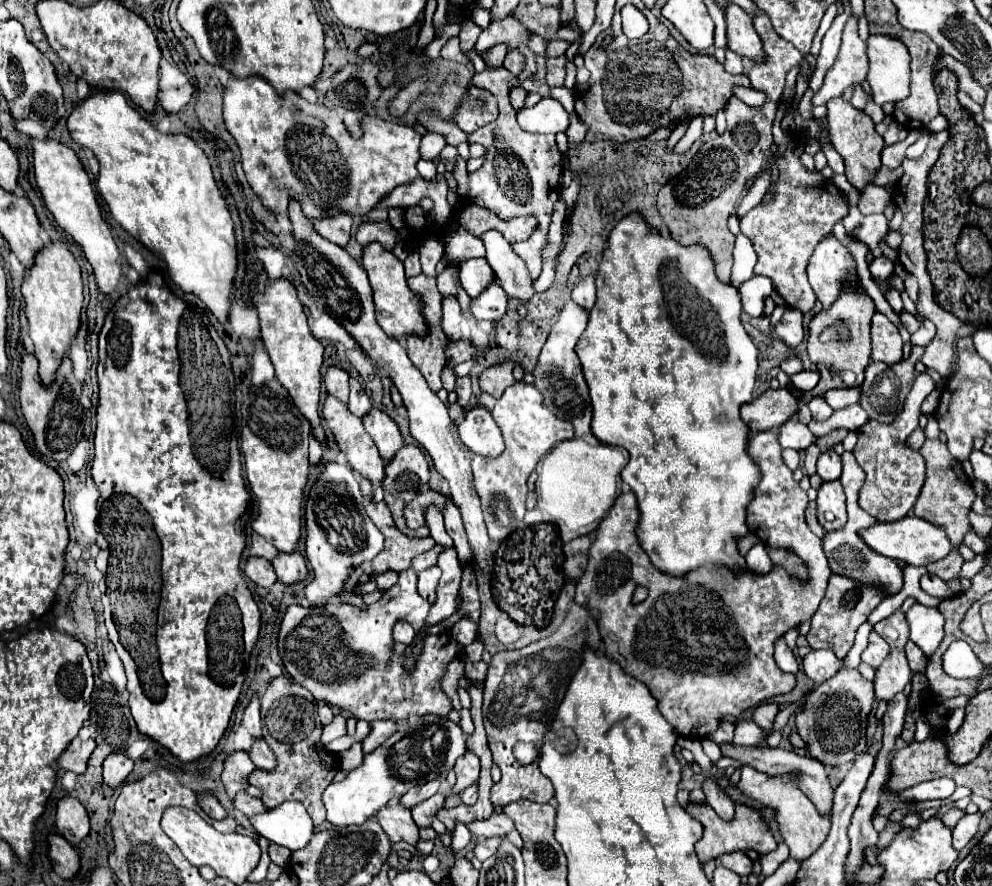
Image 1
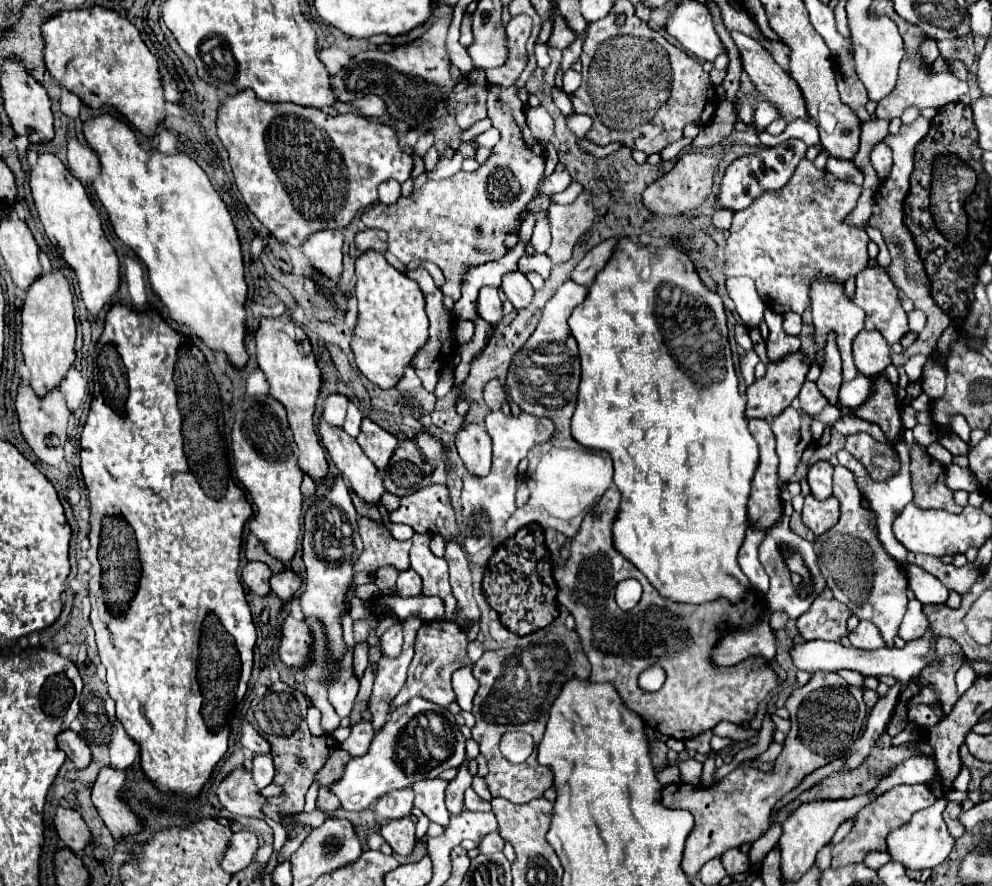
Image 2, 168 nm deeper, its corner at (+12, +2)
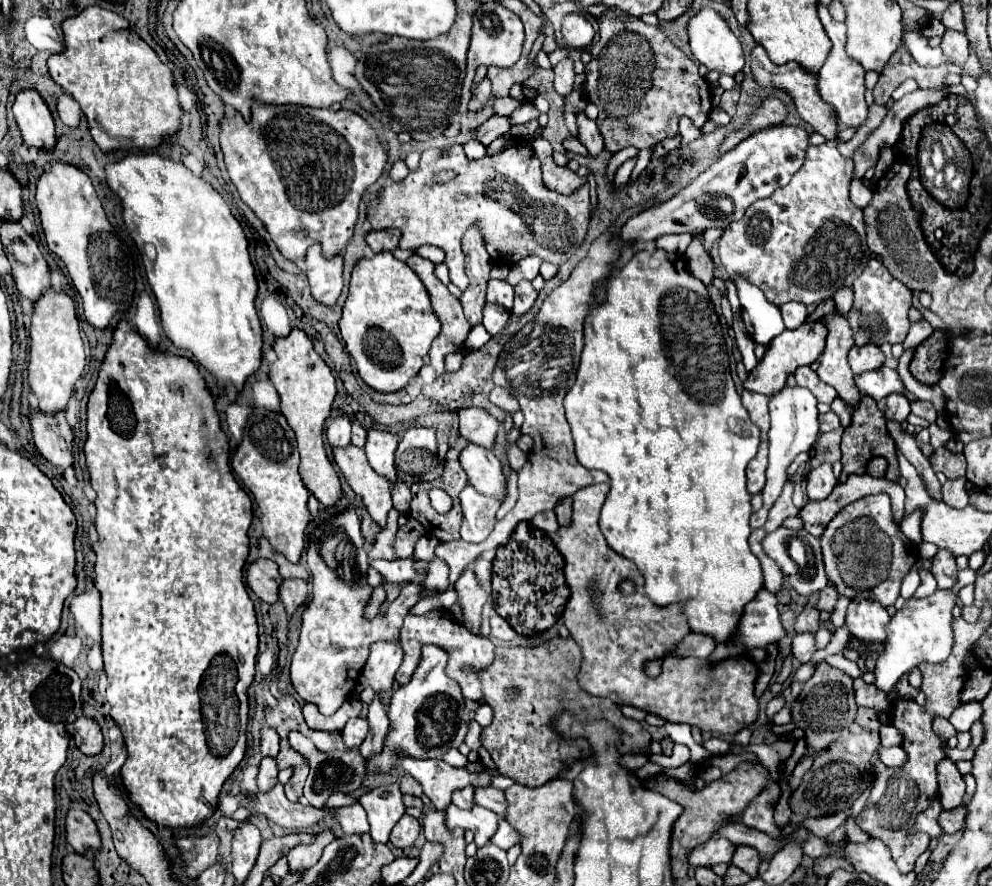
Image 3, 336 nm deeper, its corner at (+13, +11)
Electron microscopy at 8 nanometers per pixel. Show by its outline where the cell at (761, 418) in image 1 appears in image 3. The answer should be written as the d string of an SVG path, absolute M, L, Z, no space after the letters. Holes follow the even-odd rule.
M805 323L795 331L783 331L781 335L777 335L769 345L767 351L763 355L763 359L757 363L757 367L749 373L749 377L745 379L743 387L747 391L755 391L755 393L763 393L763 395L773 395L775 391L781 391L787 385L787 377L793 375L793 371L801 365L811 365L825 347L825 337L827 337L827 329L823 327L823 323Z

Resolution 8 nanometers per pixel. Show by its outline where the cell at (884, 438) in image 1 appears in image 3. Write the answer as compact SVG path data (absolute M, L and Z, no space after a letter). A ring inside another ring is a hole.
M921 319L919 323L913 323L913 325L911 325L911 331L909 331L909 335L907 335L905 343L903 343L905 351L907 351L907 349L917 349L931 333L933 333L933 327L931 327L925 319Z

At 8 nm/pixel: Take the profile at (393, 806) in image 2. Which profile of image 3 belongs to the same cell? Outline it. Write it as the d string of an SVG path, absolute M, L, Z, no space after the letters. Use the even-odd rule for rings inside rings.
M399 783L385 787L377 787L369 793L365 793L359 803L365 807L369 815L371 825L371 837L375 843L387 843L389 833L393 825L403 817L405 805L403 805L403 793L399 789Z

